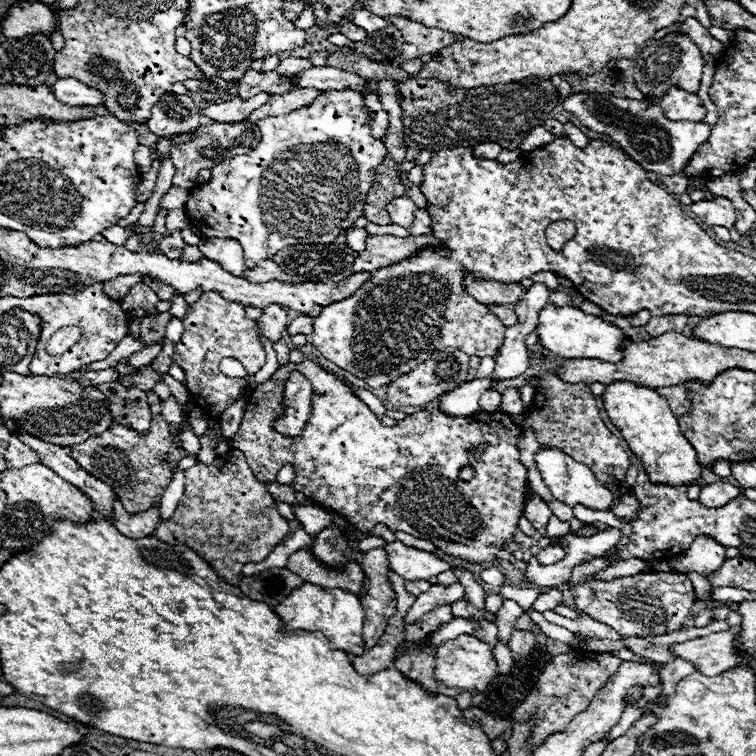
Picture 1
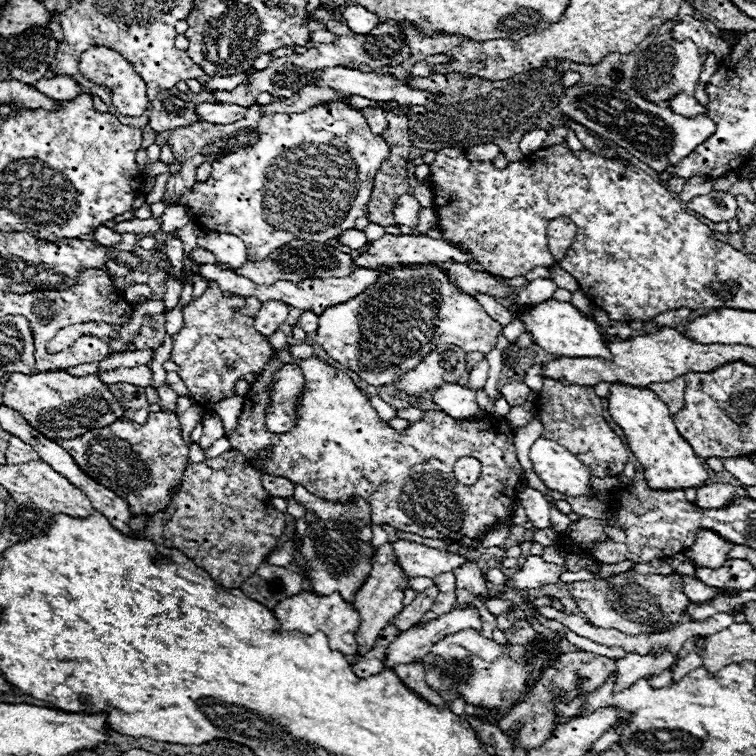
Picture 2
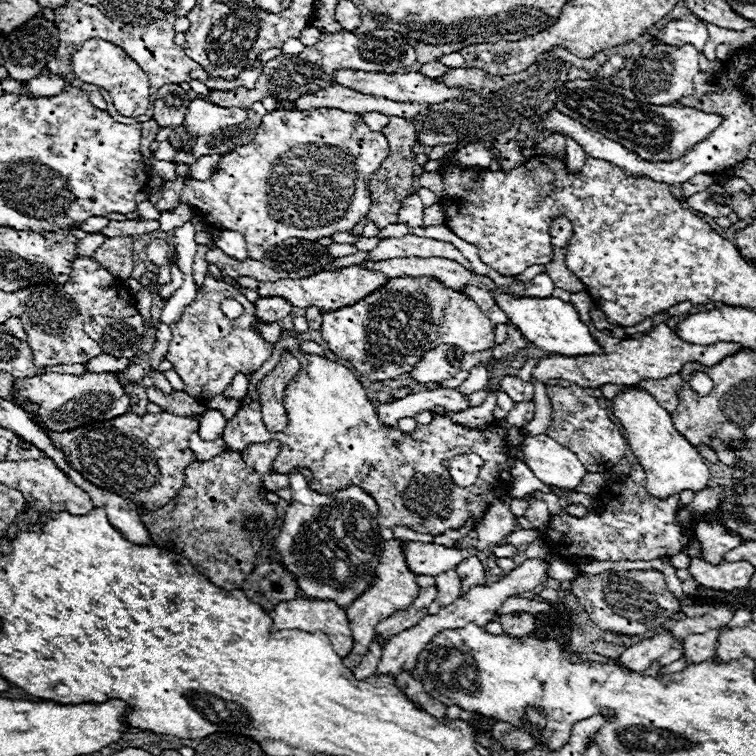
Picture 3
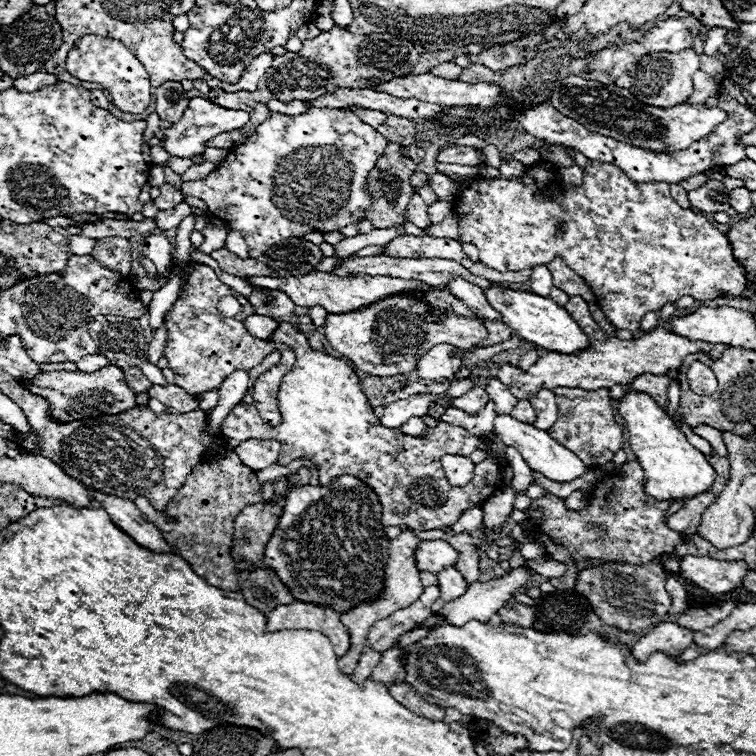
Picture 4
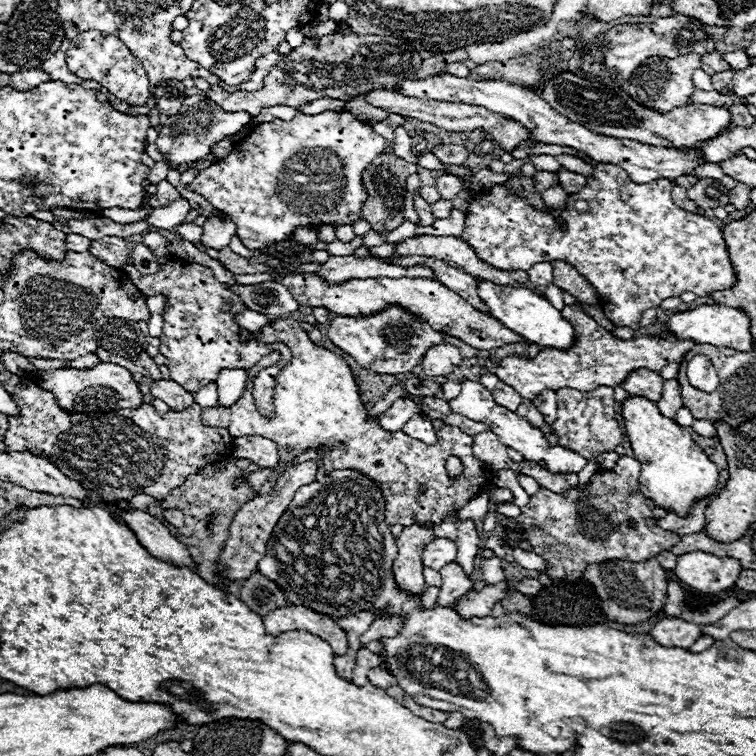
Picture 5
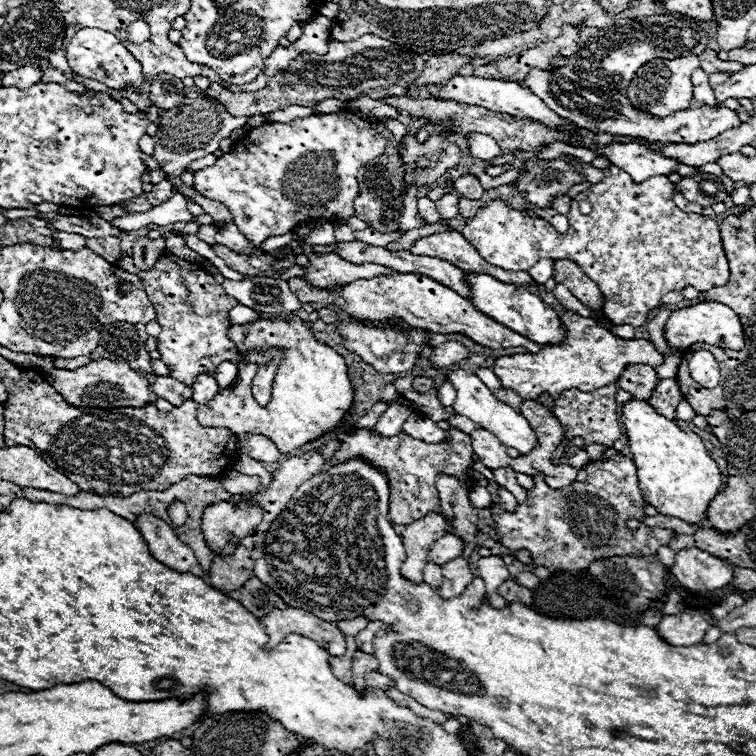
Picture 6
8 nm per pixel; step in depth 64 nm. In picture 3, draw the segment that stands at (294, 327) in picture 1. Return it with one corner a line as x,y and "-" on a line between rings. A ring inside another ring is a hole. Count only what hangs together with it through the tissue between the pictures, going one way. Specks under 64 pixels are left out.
310,306
306,310
306,320
308,320
310,330
320,330
320,326
322,326
322,310
316,308
316,306

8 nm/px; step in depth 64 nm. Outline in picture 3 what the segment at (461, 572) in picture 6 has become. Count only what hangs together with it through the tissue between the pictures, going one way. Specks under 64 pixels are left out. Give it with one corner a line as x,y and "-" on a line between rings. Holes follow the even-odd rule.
446,570
446,572
442,572
442,574
436,576
436,588
438,588
436,604
442,608
442,606
454,602
456,598
460,598
462,580
456,574
456,570

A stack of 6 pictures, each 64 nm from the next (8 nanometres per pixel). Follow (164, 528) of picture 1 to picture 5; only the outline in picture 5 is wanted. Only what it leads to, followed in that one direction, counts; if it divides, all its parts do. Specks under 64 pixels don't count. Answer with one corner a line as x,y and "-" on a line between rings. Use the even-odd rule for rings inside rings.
228,458
216,466
208,466
204,468
200,474
192,474
186,478
186,482
182,486
178,486
176,490
172,490
172,494
168,494
168,498
164,500
156,500
156,498
150,498
148,494
136,494
132,496
128,502
128,508
134,508
134,510
142,510
142,512
148,512
152,516
156,516
158,520
163,522
170,530
173,536
176,536
182,544
188,546
196,566
200,568
200,578
204,578
206,582
210,584
218,584
218,576
216,576
216,564
218,564
218,556
224,548
224,542
228,538
228,528
230,528
230,522
234,518
234,514
252,498
256,496
254,492
250,492
246,486
240,486
240,488
234,488
232,486
232,480
234,476
242,476
242,472
234,466
234,458
-
166,508
178,508
184,512
186,516
186,524
182,528
175,528
171,524
164,520
162,515
-
210,514
220,514
216,524
208,530
208,516

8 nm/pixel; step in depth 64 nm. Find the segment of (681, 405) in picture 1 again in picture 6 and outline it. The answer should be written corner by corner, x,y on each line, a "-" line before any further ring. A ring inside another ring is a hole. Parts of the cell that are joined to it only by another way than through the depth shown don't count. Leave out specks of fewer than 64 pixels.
626,366
622,378
616,380
616,386
630,392
634,398
648,400
656,388
656,372
652,366

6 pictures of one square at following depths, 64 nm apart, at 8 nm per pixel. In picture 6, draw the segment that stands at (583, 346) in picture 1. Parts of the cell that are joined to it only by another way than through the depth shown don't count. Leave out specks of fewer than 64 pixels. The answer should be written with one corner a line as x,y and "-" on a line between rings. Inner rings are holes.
464,272
464,280
472,292
470,296
472,306
476,306
476,310
494,318
496,322
504,324
506,328
512,328
514,332
538,344
556,344
564,338
564,326
556,316
556,312
548,304
544,304
538,296
524,290
522,286
506,284
488,274
478,274
478,272

